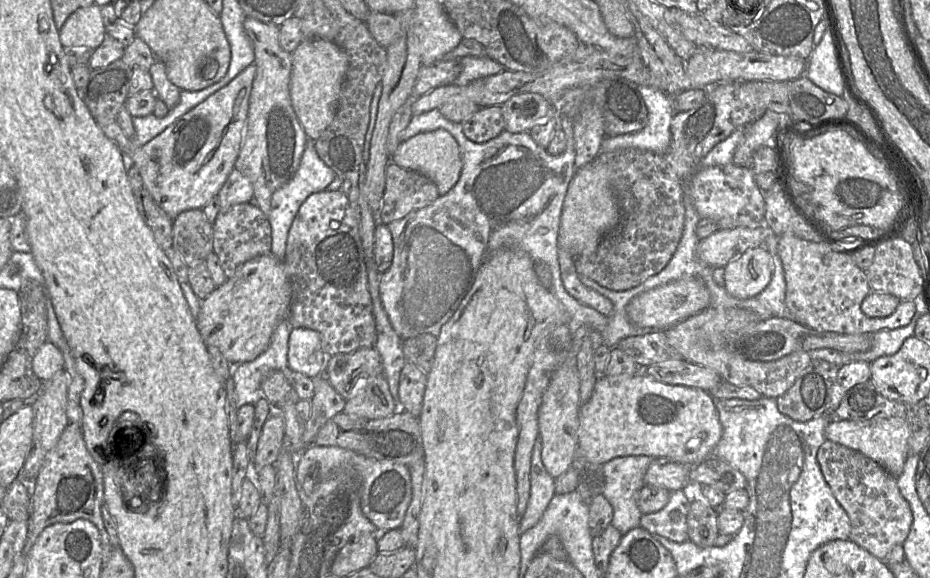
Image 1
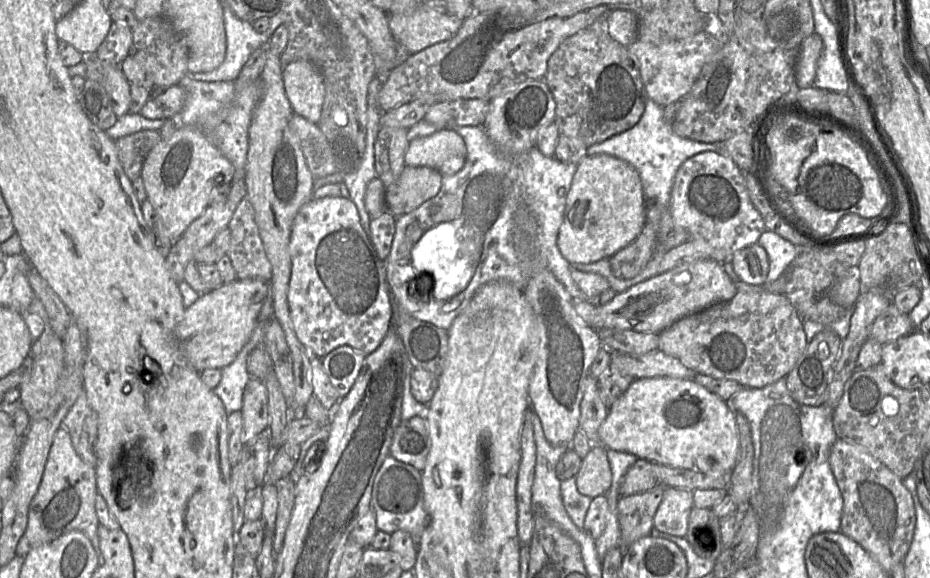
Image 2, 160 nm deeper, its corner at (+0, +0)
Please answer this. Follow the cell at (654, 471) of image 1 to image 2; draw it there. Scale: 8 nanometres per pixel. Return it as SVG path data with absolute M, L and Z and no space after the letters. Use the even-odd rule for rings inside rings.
M638 458L624 475L620 484L619 493L621 497L643 493L659 484L658 478L653 471L653 463Z

